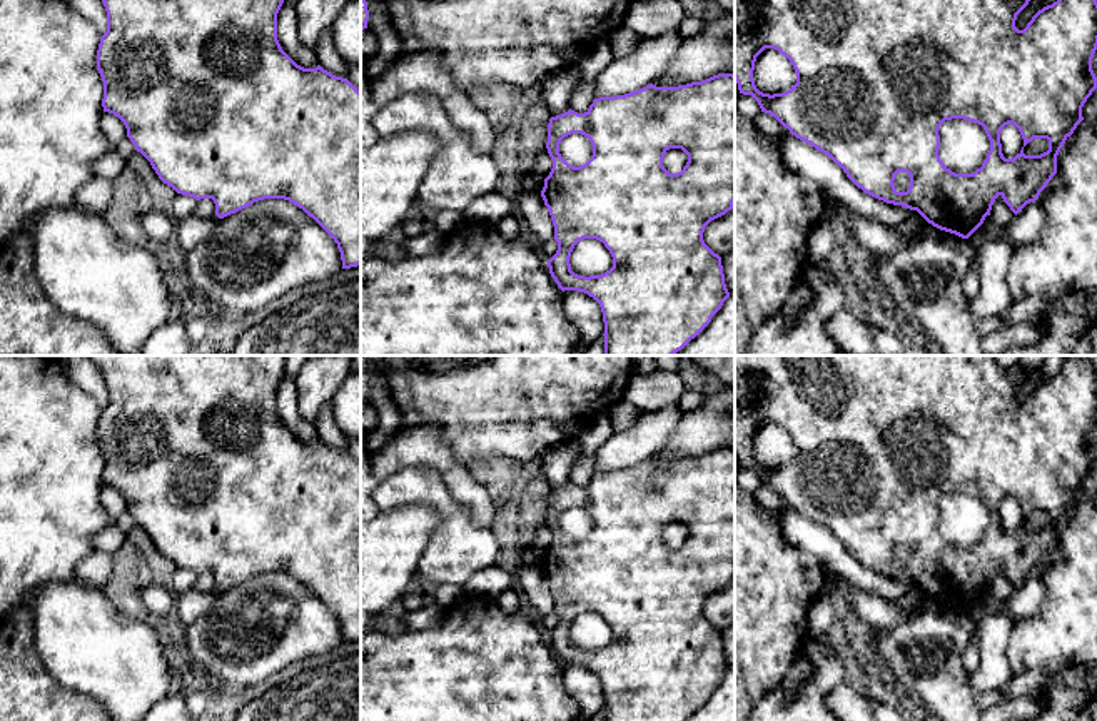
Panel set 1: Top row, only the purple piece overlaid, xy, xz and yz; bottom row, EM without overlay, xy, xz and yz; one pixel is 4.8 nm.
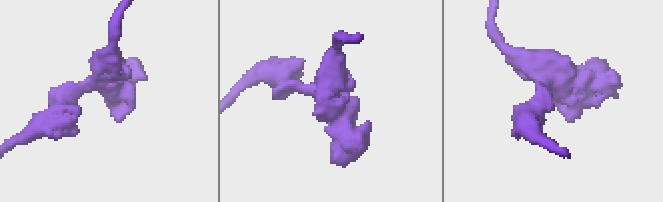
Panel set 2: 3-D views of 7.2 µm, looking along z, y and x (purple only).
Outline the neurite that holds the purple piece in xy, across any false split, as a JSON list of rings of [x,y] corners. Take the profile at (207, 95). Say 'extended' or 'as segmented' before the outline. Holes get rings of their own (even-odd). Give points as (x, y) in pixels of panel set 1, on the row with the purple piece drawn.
as segmented; [[[102,0],[107,12],[107,32],[100,37],[97,70],[104,82],[104,112],[119,117],[127,137],[152,165],[159,179],[177,194],[212,199],[215,215],[224,219],[264,199],[284,199],[312,217],[337,244],[342,269],[361,264],[361,92],[342,77],[321,65],[297,65],[277,40],[277,13],[284,0]]]

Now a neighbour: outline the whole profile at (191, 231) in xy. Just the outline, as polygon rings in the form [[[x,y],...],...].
[[[189,215],[177,220],[174,225],[174,237],[170,249],[192,250],[200,242],[210,239],[219,225],[220,219],[212,215],[209,219]]]

